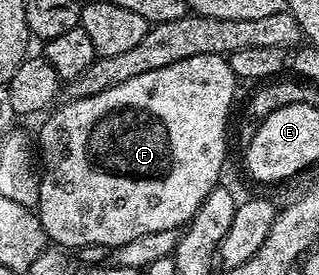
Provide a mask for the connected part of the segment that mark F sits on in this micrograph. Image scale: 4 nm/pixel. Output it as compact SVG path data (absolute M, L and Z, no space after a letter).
M200 55L187 57L187 61L179 61L163 69L151 69L151 73L139 73L139 77L123 81L123 85L115 85L115 89L103 89L103 93L95 93L95 97L62 102L62 107L58 106L50 114L48 121L39 128L41 155L39 151L35 214L41 220L48 238L65 249L80 249L91 245L114 248L121 247L127 241L135 241L135 237L143 237L143 233L159 233L172 227L184 228L199 209L199 205L203 205L206 197L222 182L221 170L225 167L225 126L229 123L229 110L233 107L233 94L236 93L237 86L239 80L229 68L228 58L219 55Z

